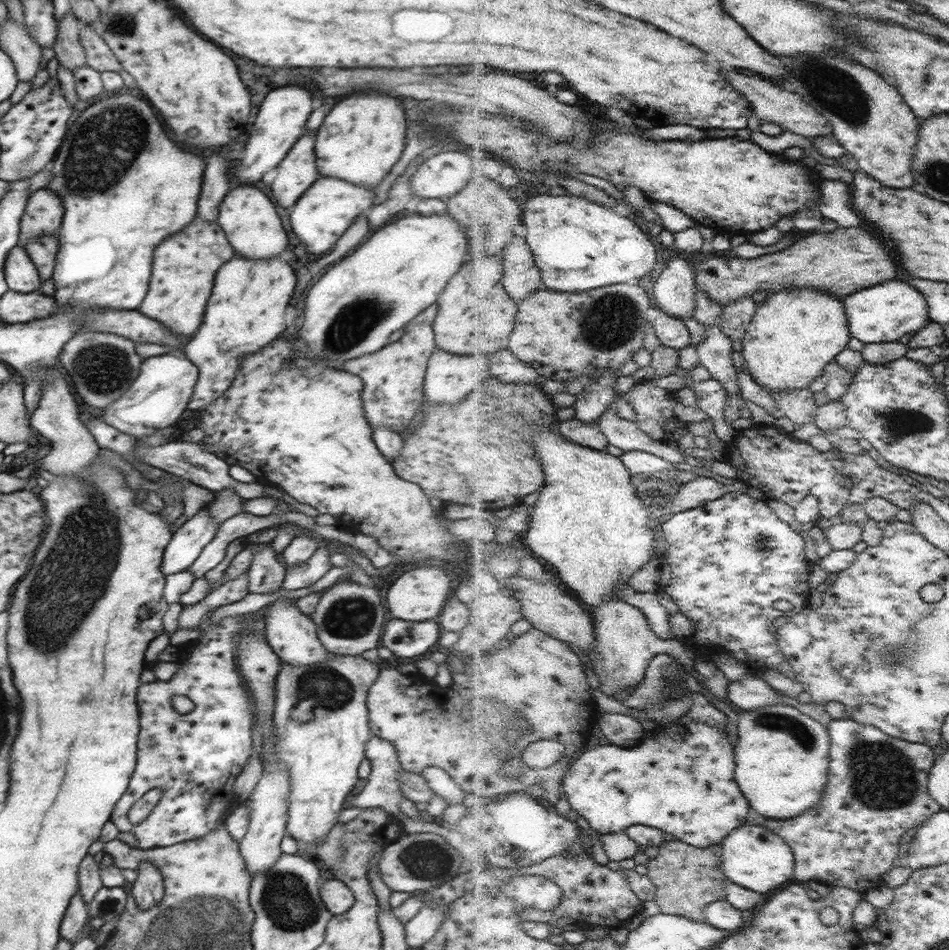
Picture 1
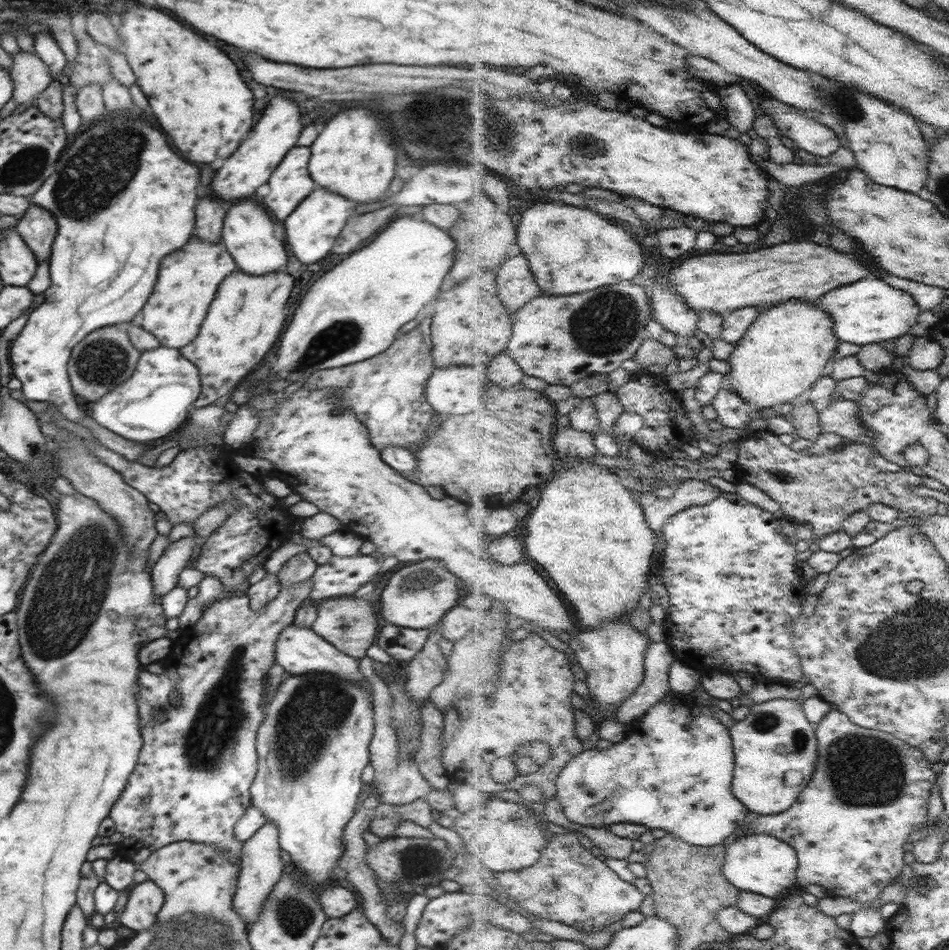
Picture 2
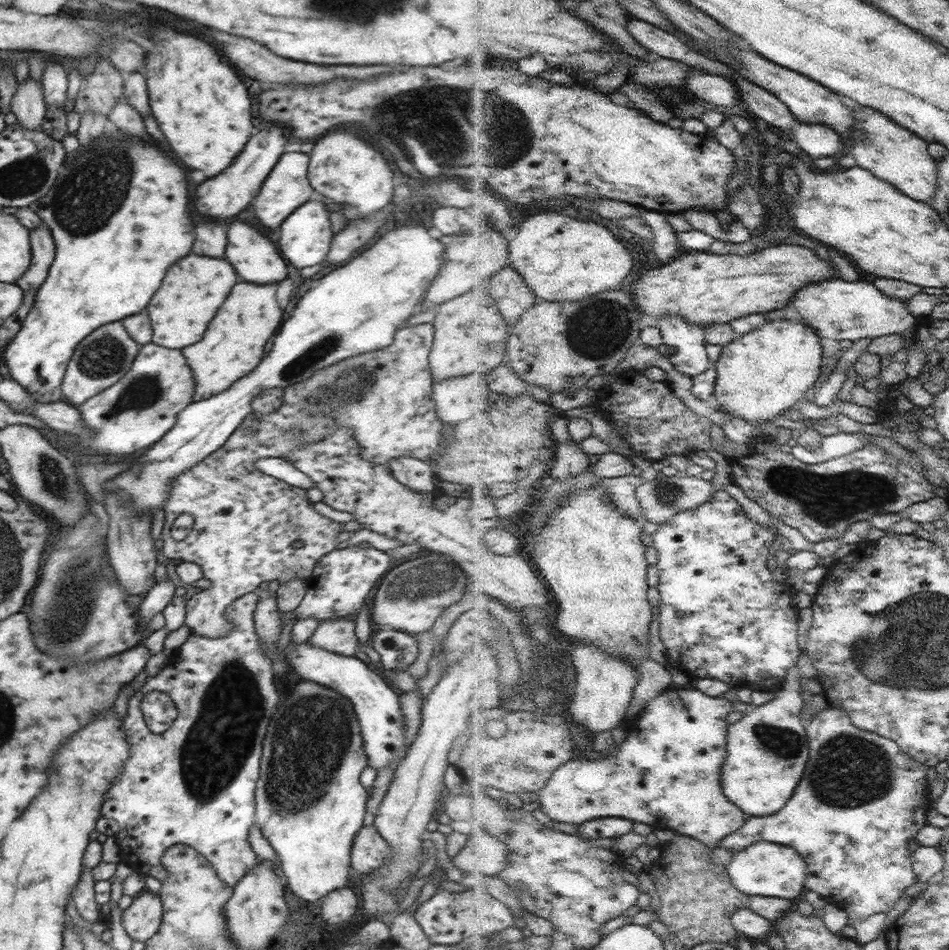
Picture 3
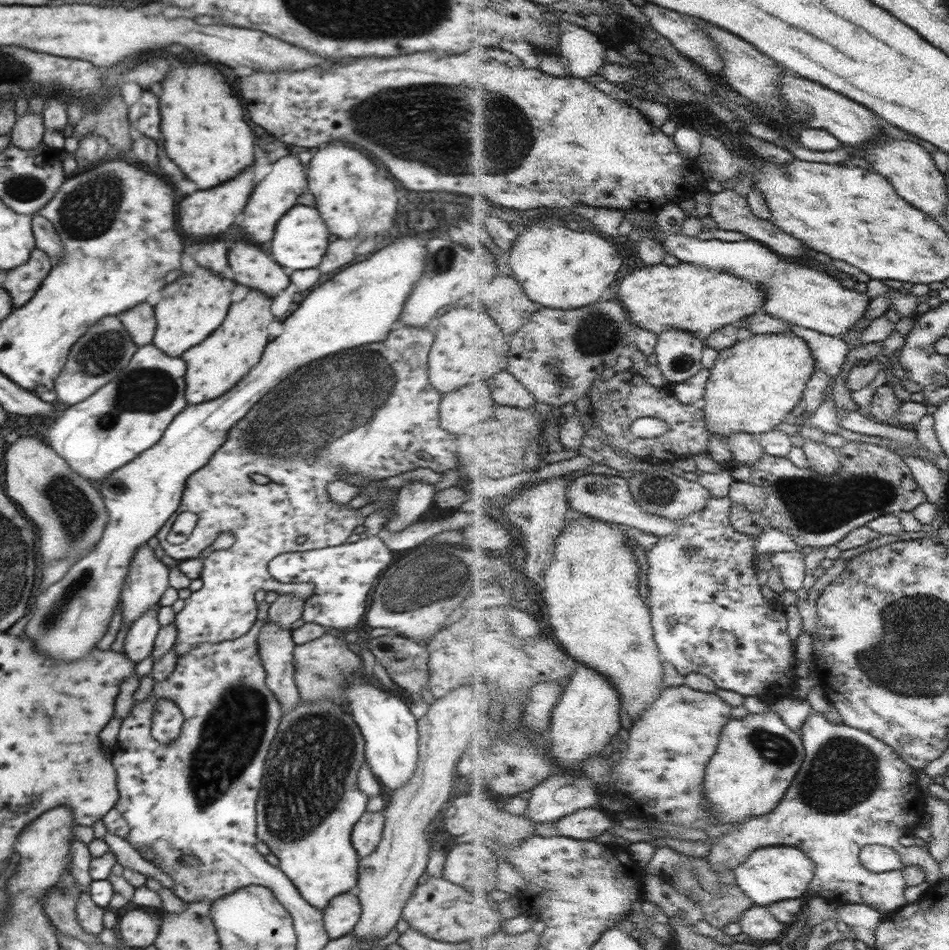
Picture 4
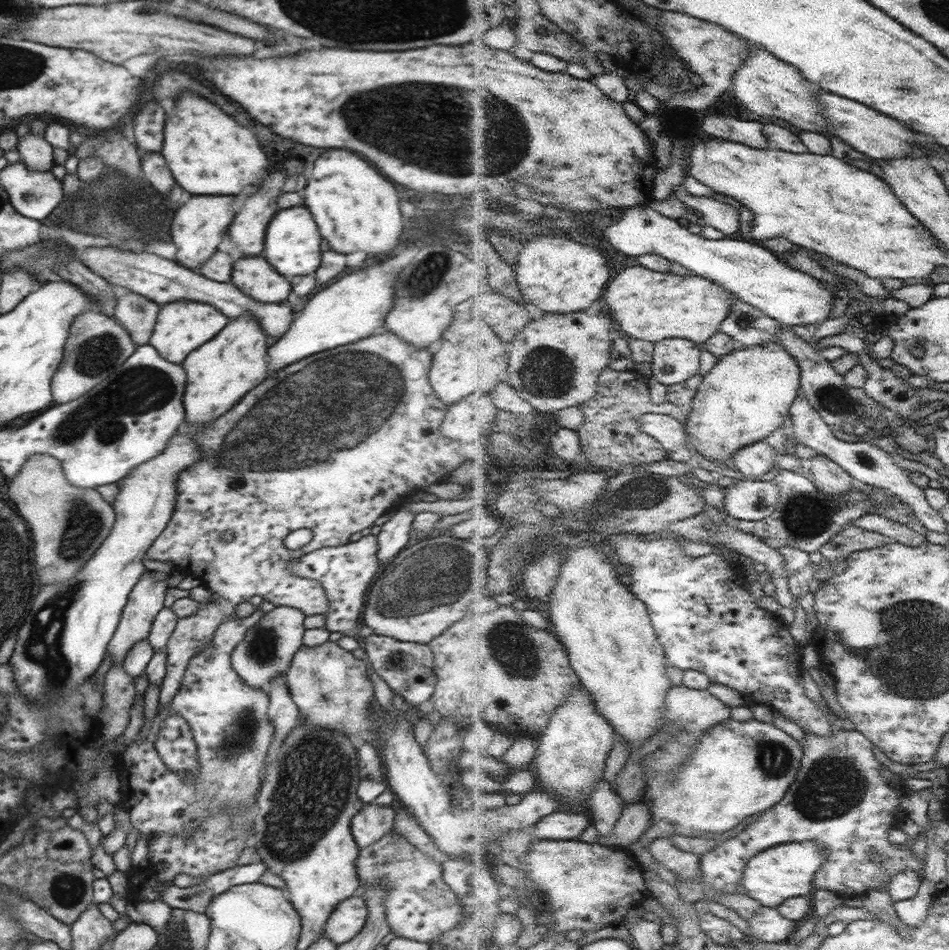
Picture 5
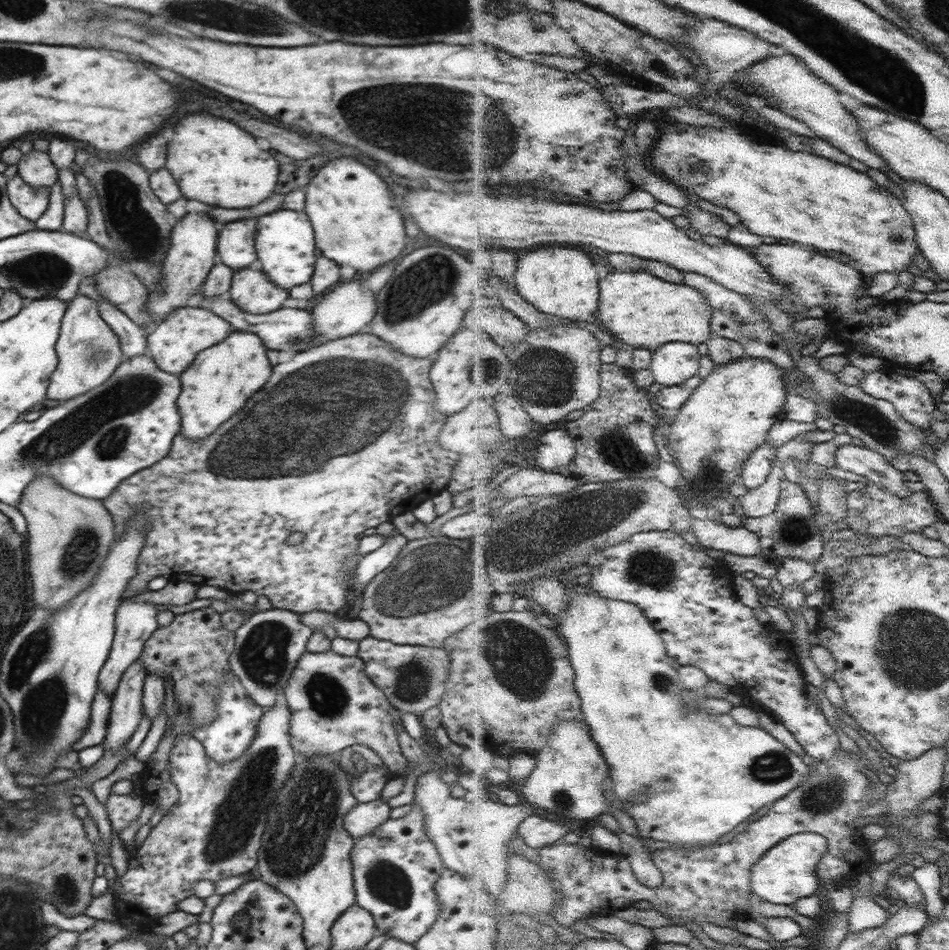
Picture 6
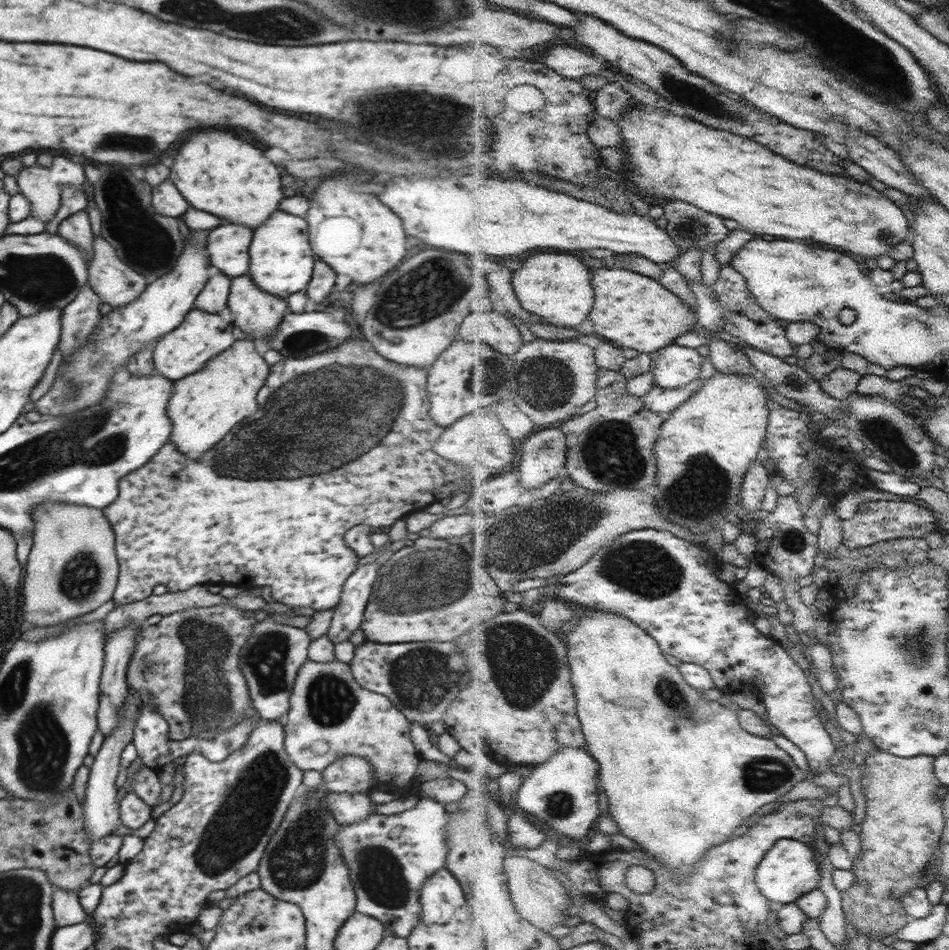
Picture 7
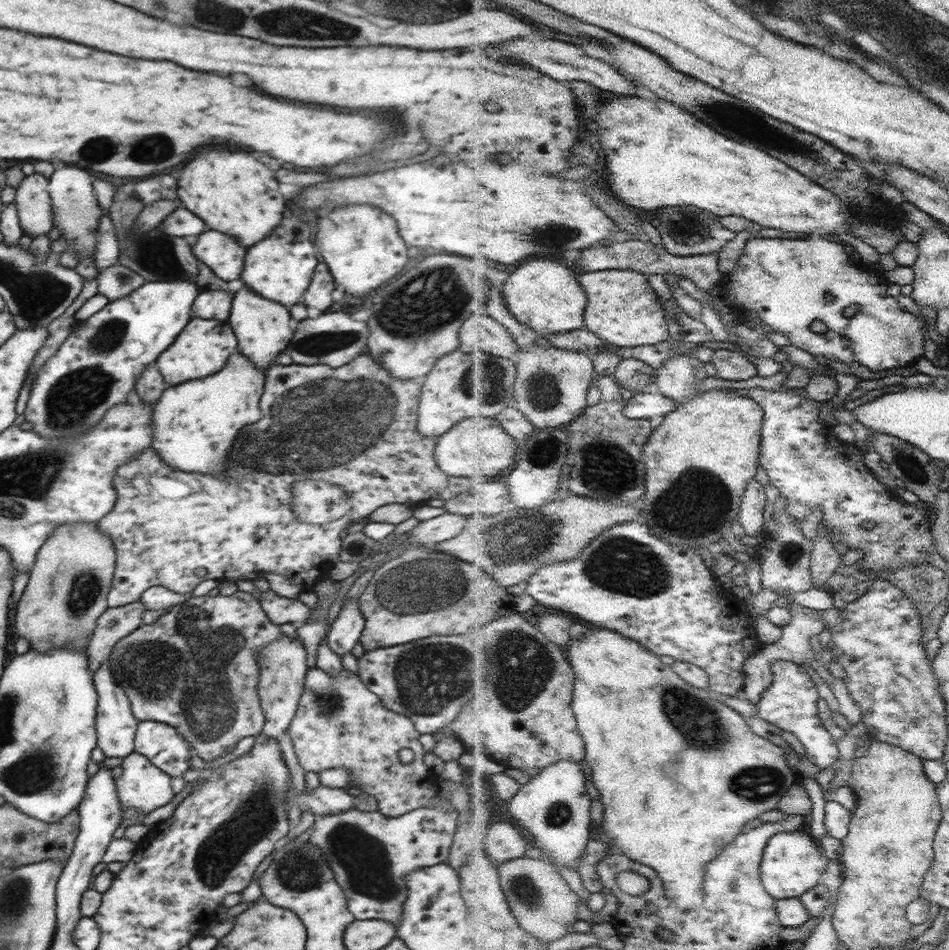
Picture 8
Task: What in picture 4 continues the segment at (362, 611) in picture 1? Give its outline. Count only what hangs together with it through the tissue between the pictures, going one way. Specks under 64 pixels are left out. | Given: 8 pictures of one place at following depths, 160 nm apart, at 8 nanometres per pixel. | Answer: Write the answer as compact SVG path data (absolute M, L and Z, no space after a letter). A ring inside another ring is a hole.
M324 633L319 639L297 645L293 652L293 663L296 674L295 682L299 682L298 692L302 700L336 700L336 704L346 704L341 695L341 684L344 678L354 675L360 668L361 657L350 651L348 643L339 634Z

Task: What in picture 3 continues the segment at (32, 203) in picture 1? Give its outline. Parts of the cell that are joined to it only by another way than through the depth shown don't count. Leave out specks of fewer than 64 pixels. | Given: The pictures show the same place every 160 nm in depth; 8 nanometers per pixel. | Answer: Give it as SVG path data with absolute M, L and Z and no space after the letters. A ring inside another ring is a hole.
M46 224L29 229L32 258L28 271L16 281L16 286L22 288L23 293L30 289L40 288L48 277L48 270L55 257L55 240Z

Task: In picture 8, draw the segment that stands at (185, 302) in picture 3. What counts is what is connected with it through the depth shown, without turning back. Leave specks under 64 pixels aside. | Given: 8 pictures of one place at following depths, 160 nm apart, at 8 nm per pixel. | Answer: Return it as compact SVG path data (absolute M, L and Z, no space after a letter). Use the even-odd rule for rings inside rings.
M193 316L183 328L183 332L180 332L180 335L174 340L172 348L166 348L166 352L160 354L156 362L160 374L164 376L166 382L176 386L186 380L204 378L204 376L218 372L227 363L230 356L239 353L237 339L232 331L226 320L204 320Z

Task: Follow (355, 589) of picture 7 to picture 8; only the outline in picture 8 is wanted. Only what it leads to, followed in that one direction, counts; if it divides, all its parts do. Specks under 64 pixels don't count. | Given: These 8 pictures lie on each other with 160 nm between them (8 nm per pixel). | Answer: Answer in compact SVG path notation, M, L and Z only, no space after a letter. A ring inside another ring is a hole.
M359 597L347 600L327 633L327 645L340 656L359 643L365 627L365 618L359 609Z

